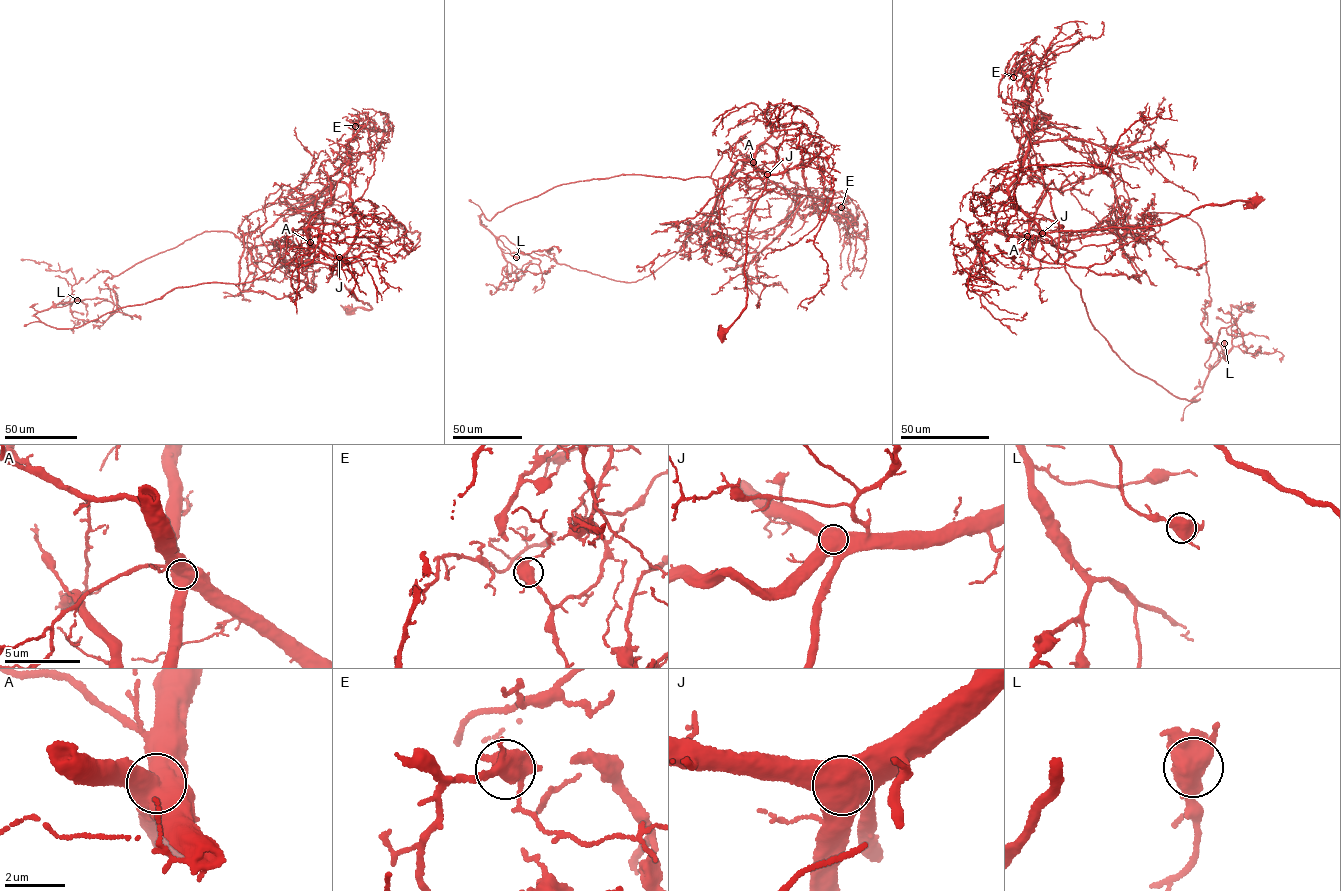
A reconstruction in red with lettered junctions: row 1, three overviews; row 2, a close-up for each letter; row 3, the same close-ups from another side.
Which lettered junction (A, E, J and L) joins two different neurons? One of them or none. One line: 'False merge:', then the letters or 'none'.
False merge: A

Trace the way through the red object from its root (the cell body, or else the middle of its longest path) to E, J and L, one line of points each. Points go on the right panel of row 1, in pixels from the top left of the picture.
E: (1255, 202), (1204, 205), (1144, 227), (1043, 232), (1008, 190), (1032, 129), (1031, 83), (1022, 71), (1013, 76)
J: (1255, 202), (1239, 199), (1204, 205), (1151, 226), (1042, 233)
L: (1255, 202), (1045, 233), (1075, 255), (1065, 269), (1091, 322), (1136, 373), (1196, 401), (1224, 343)

